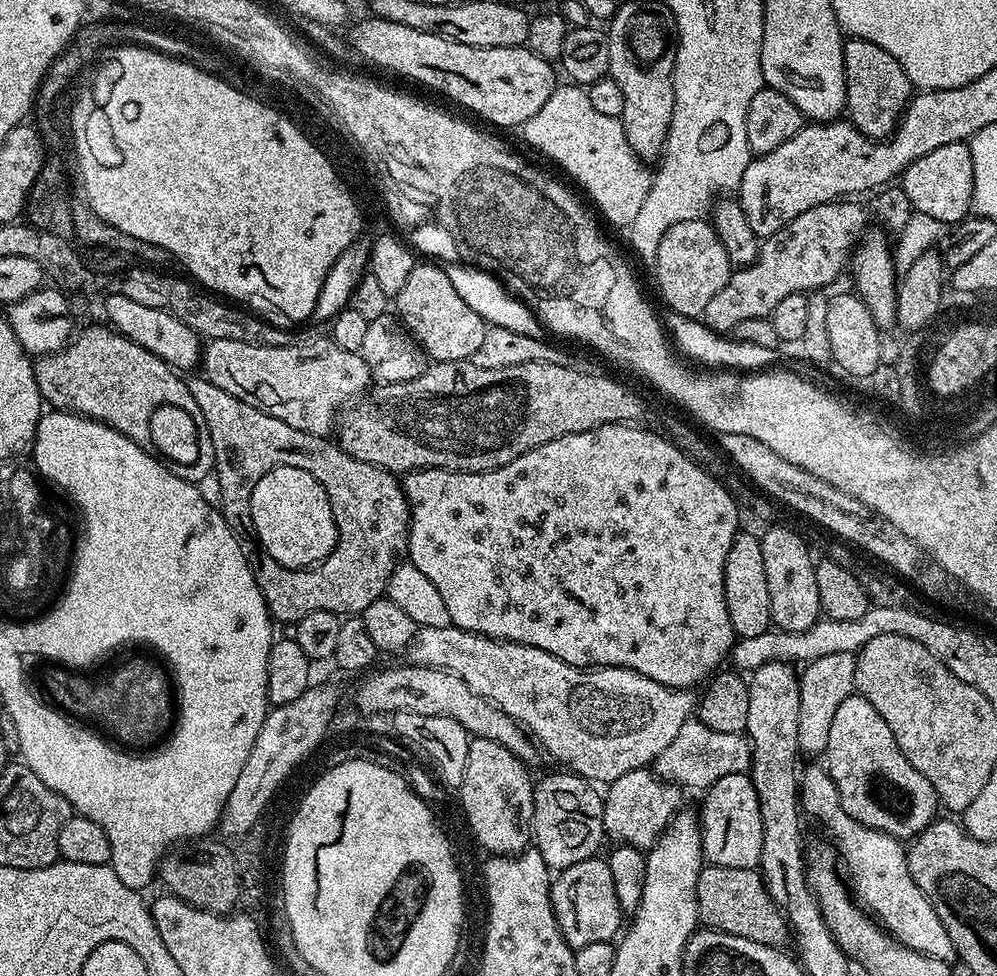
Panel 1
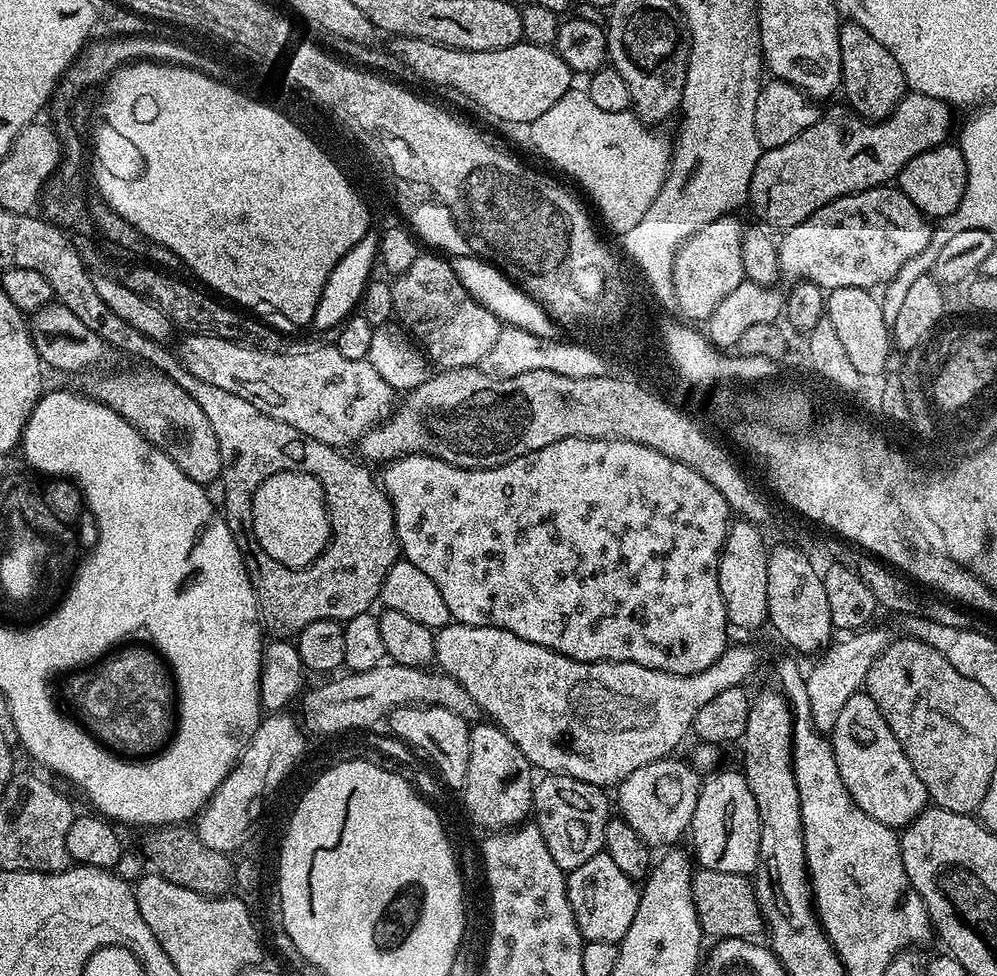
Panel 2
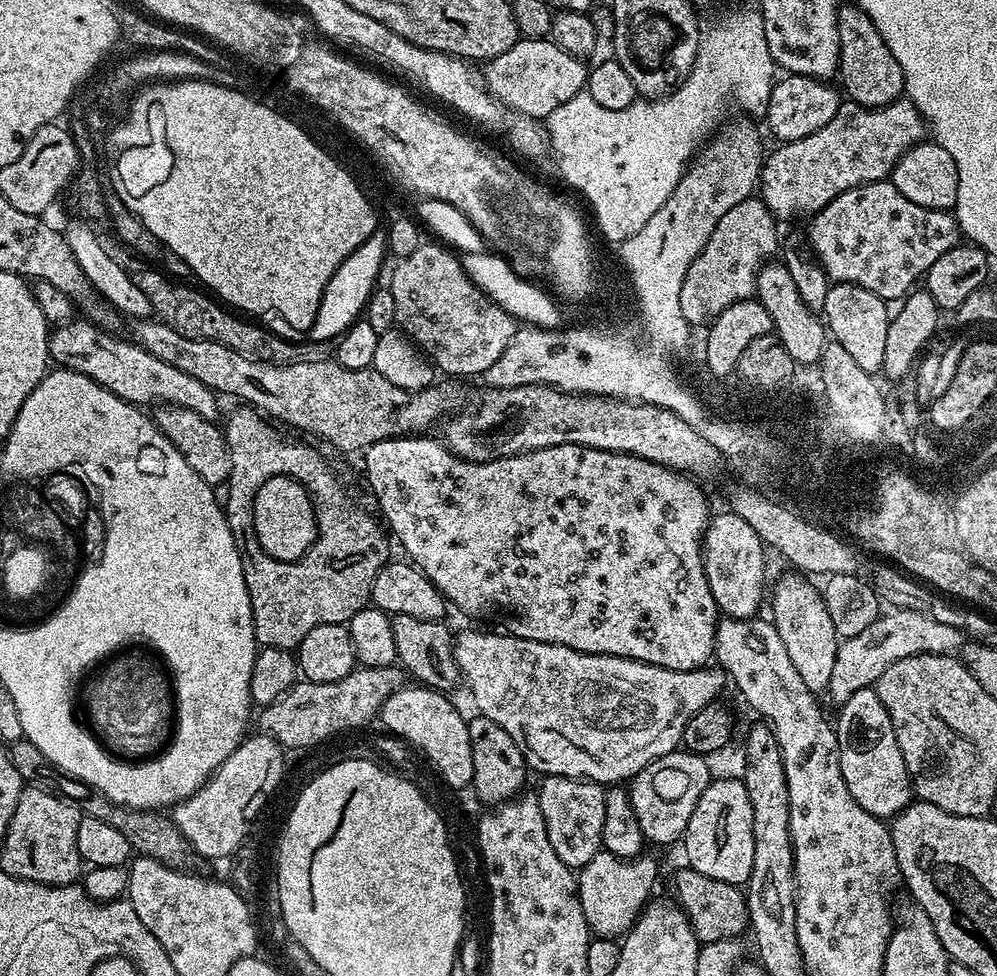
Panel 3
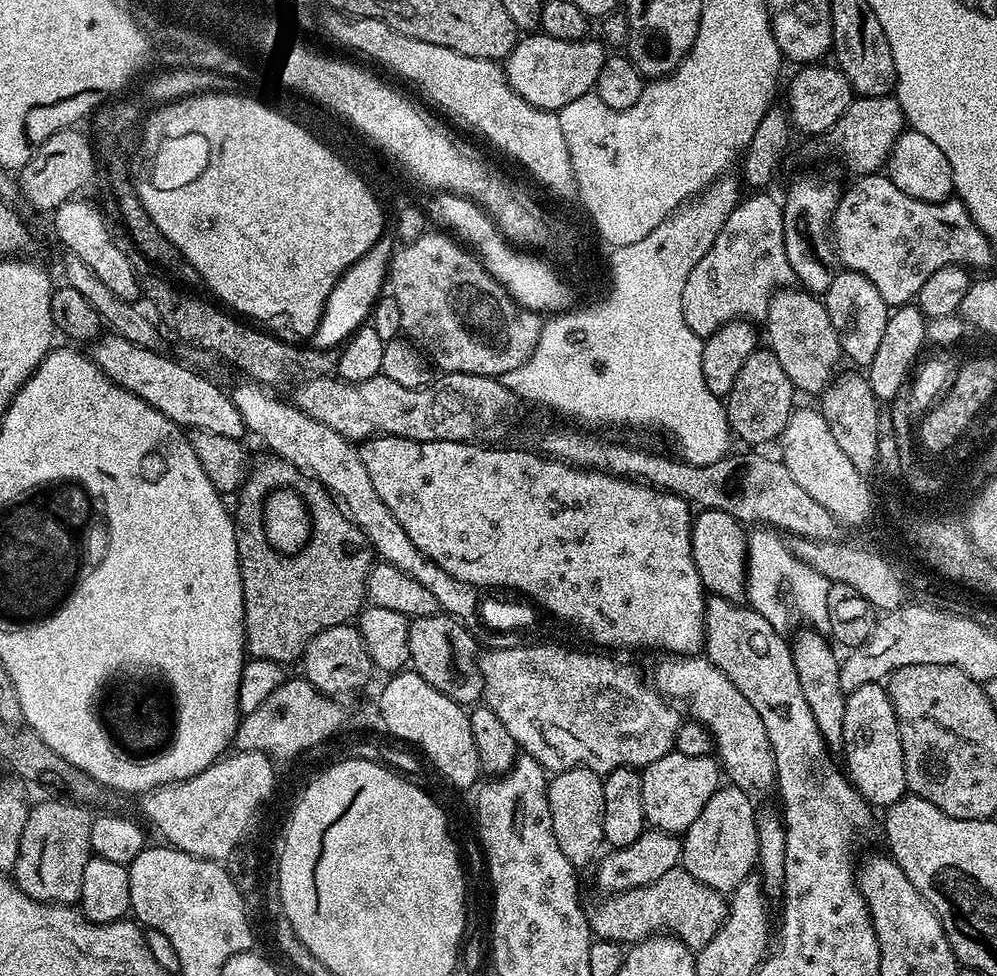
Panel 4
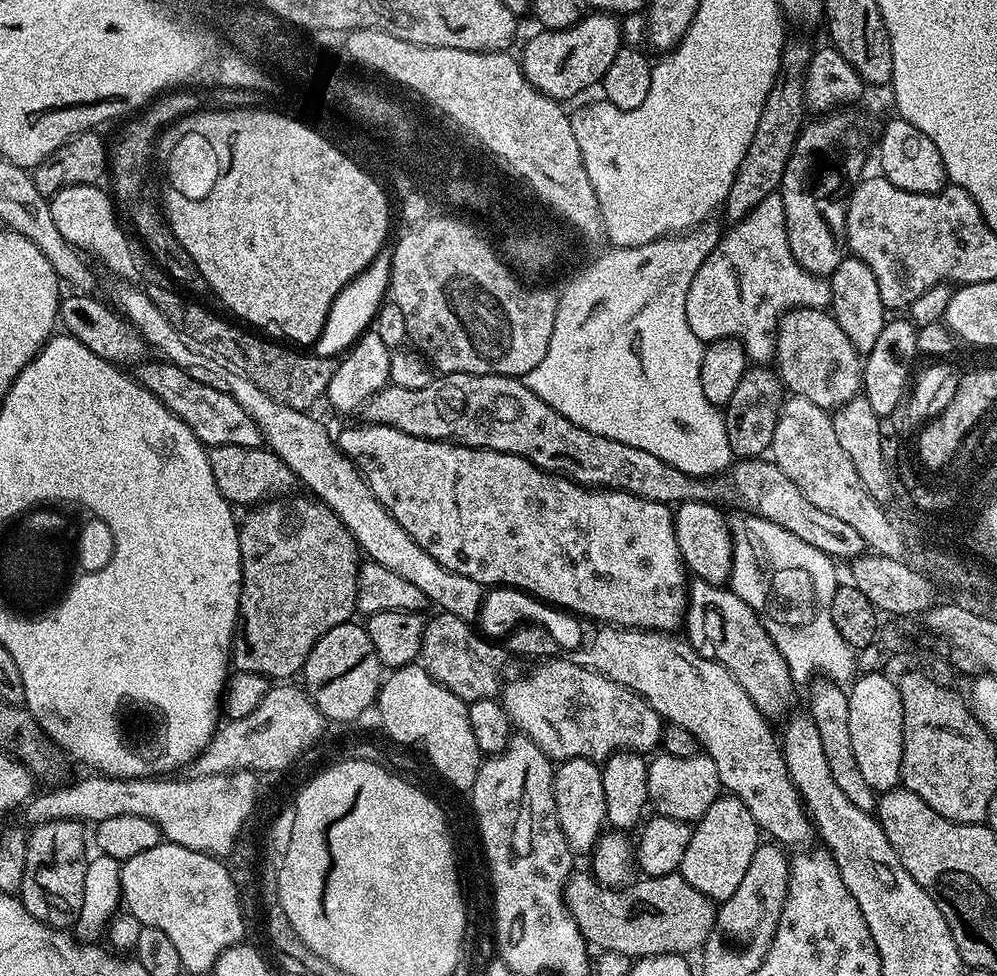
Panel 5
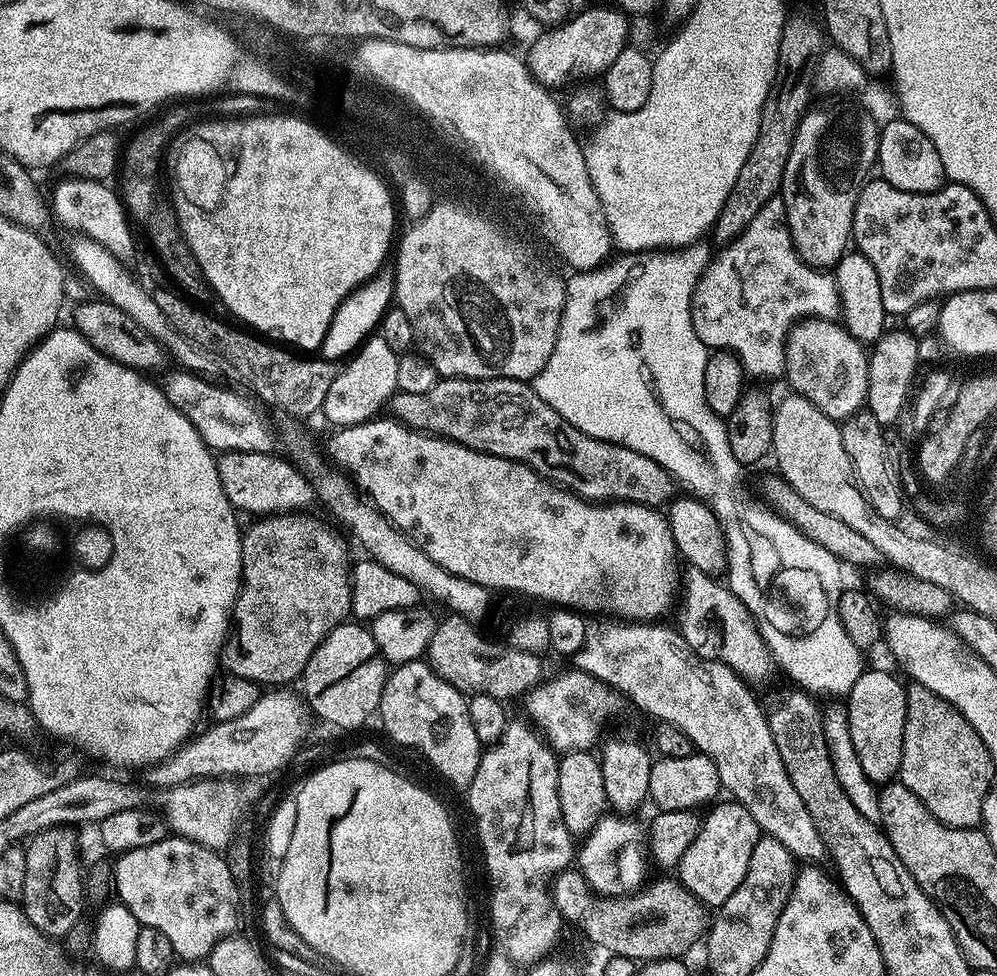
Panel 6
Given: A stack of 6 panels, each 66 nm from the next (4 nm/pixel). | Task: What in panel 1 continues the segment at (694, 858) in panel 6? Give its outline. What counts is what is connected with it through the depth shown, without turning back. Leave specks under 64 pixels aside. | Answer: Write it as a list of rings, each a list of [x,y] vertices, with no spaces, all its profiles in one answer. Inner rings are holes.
[[[742,772],[726,774],[726,778],[718,778],[718,782],[707,789],[705,796],[708,797],[704,800],[704,809],[698,812],[705,861],[718,866],[756,868],[762,858],[764,819],[751,775]]]

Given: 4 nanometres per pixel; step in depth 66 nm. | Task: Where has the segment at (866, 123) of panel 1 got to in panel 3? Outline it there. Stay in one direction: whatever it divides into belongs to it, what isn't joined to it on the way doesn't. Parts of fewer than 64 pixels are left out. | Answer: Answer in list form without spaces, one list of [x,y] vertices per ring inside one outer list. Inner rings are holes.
[[[850,2],[841,3],[836,13],[840,43],[838,80],[844,83],[847,99],[867,108],[881,108],[901,99],[904,96],[902,66],[898,66],[898,58],[890,54],[890,46],[886,46],[882,34],[878,34],[874,22],[870,22],[867,14]]]

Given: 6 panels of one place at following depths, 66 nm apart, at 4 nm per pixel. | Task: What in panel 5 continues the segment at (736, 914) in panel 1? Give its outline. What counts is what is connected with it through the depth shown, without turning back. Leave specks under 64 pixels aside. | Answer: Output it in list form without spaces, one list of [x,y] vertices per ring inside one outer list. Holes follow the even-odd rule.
[[[573,870],[564,884],[564,905],[570,910],[578,930],[593,949],[605,952],[617,952],[633,958],[641,956],[671,956],[673,954],[689,954],[703,949],[708,935],[716,921],[717,905],[706,898],[679,871],[665,876],[649,876],[627,886],[605,886],[592,875],[591,871]]]

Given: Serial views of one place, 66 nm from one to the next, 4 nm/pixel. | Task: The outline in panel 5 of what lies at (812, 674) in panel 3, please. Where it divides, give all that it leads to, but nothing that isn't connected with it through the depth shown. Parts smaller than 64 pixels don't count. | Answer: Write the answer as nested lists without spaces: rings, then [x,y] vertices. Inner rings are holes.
[[[816,682],[808,692],[807,715],[812,717],[814,726],[818,726],[818,738],[822,738],[822,754],[826,754],[826,763],[830,766],[830,774],[834,774],[834,782],[838,782],[842,794],[858,806],[858,810],[869,814],[878,808],[878,796],[872,787],[862,778],[858,770],[858,762],[854,758],[854,750],[850,743],[850,702],[848,693],[839,684],[831,682]],[[820,683],[820,684],[816,684]],[[816,684],[816,685],[815,685]]]

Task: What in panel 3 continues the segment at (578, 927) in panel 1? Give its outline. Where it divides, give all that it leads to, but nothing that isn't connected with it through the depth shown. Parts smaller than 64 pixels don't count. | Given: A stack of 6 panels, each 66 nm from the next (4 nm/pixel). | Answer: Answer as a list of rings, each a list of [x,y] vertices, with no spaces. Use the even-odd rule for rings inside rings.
[[[603,850],[596,852],[594,858],[590,858],[590,862],[586,862],[586,866],[578,872],[580,905],[589,929],[600,938],[623,937],[649,903],[648,895],[656,884],[659,872],[659,866],[648,854],[622,860]]]

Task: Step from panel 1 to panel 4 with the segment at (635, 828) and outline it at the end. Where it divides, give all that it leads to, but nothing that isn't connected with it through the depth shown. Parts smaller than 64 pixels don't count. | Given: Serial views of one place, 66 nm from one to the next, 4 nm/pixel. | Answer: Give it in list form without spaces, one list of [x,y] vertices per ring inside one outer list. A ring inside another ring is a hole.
[[[675,750],[668,752],[658,762],[648,765],[642,772],[642,810],[651,827],[664,832],[683,834],[702,814],[702,806],[710,802],[722,784],[722,768],[712,756],[690,758]]]

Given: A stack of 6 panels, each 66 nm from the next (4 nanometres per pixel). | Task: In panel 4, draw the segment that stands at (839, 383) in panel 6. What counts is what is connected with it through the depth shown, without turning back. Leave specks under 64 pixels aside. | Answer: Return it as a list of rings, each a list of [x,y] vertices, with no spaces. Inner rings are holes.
[[[796,286],[781,288],[770,298],[767,324],[767,347],[778,358],[782,370],[786,370],[786,378],[790,378],[793,389],[823,393],[833,383],[836,367],[842,361],[840,339],[834,330],[834,322],[830,322],[823,299]]]

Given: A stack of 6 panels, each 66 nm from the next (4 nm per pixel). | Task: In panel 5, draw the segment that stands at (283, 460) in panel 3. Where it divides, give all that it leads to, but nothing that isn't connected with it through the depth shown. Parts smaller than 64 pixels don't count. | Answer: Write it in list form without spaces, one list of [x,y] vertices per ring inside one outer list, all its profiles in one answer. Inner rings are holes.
[[[308,498],[308,501],[305,504],[300,504],[296,508],[296,516],[292,516],[289,520],[283,520],[280,516],[275,516],[272,512],[256,512],[260,510],[252,510],[248,517],[245,520],[242,520],[242,523],[239,525],[240,537],[238,538],[238,546],[240,547],[240,565],[242,566],[242,582],[240,583],[240,618],[238,621],[238,631],[232,641],[232,651],[230,653],[231,663],[234,665],[235,671],[238,672],[249,672],[250,674],[262,674],[267,676],[269,681],[272,682],[288,682],[293,679],[292,675],[303,673],[304,663],[306,658],[310,654],[310,650],[314,650],[314,642],[318,638],[322,638],[322,634],[326,634],[326,630],[334,630],[334,626],[342,626],[343,624],[349,623],[357,615],[356,610],[356,579],[360,576],[360,565],[362,563],[362,553],[359,548],[356,546],[356,540],[350,534],[350,530],[346,530],[346,526],[342,521],[334,515],[328,507],[322,503],[321,500],[315,498]]]

